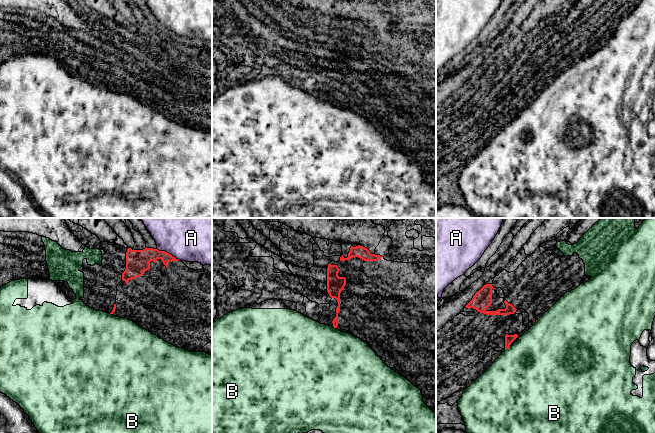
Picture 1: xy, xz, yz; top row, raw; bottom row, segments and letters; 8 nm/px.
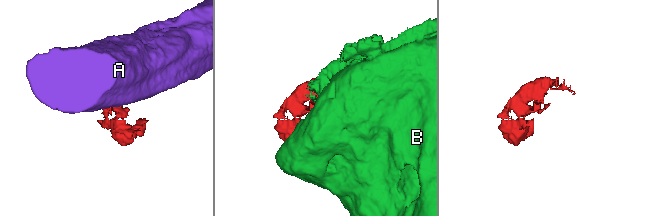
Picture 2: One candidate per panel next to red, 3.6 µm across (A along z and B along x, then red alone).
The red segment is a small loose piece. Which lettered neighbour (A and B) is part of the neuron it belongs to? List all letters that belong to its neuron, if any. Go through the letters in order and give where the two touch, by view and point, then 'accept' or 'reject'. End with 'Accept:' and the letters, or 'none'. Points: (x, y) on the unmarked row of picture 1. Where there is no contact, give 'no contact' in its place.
A: xy (168, 29) | reject
B: yz (507, 124) | accept
Accept: B

